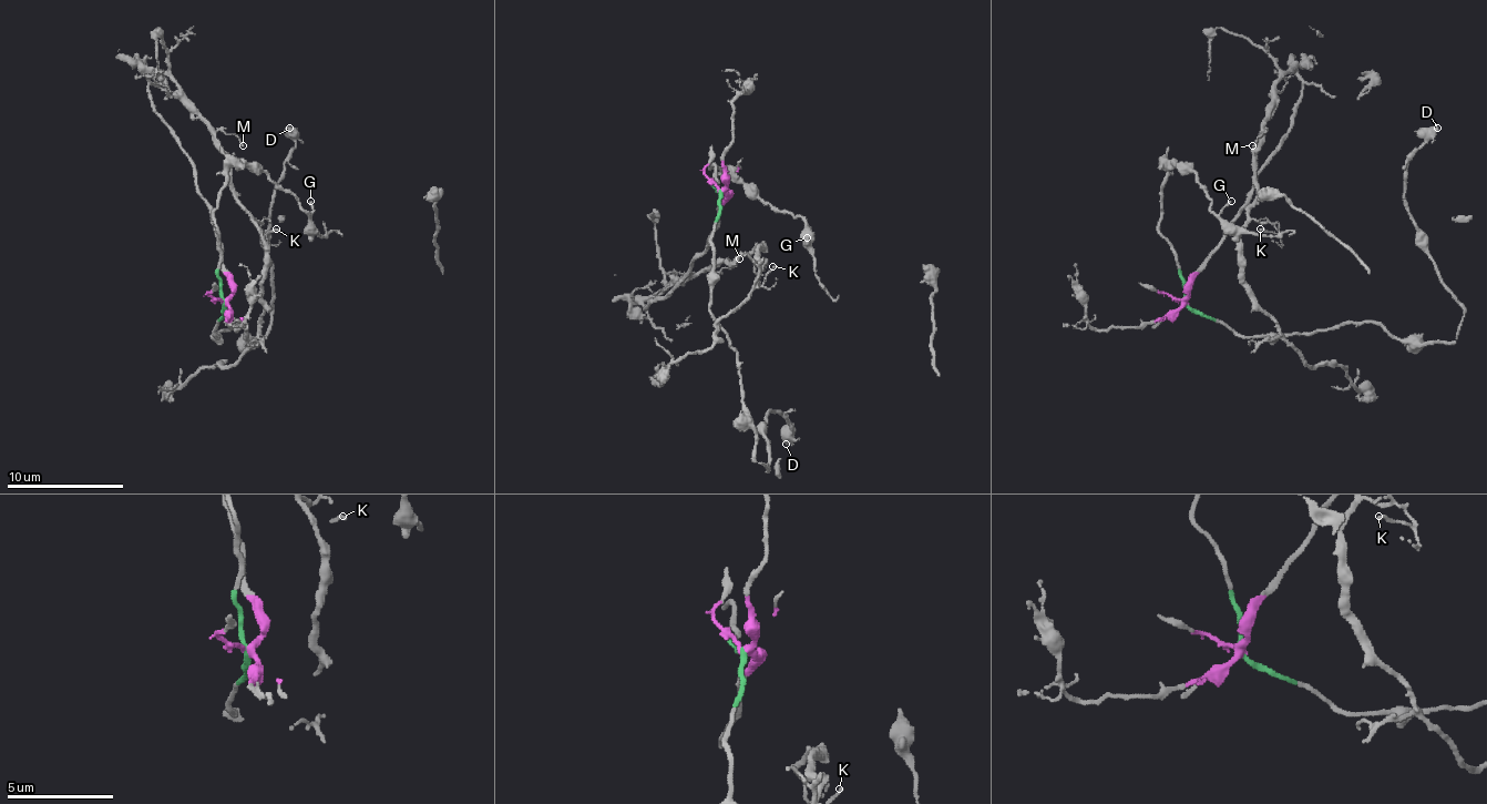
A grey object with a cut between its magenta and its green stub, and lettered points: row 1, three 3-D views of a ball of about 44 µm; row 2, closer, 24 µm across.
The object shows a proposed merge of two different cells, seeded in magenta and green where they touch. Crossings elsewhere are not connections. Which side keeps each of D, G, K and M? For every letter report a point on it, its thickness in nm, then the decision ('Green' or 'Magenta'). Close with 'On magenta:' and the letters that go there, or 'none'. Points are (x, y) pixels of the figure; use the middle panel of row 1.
D: Place: (786, 444). Thickness 400 nm. Green
G: Place: (807, 237). Thickness 150 nm. Green
K: Place: (772, 266). Thickness 120 nm. Magenta
M: Place: (739, 258). Thickness 110 nm. Magenta
On magenta: K, M

